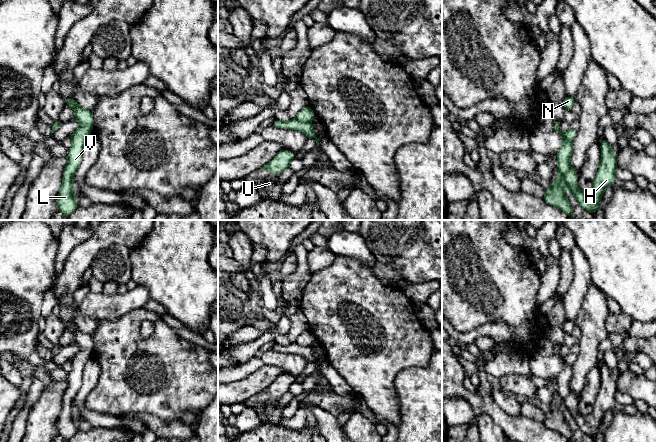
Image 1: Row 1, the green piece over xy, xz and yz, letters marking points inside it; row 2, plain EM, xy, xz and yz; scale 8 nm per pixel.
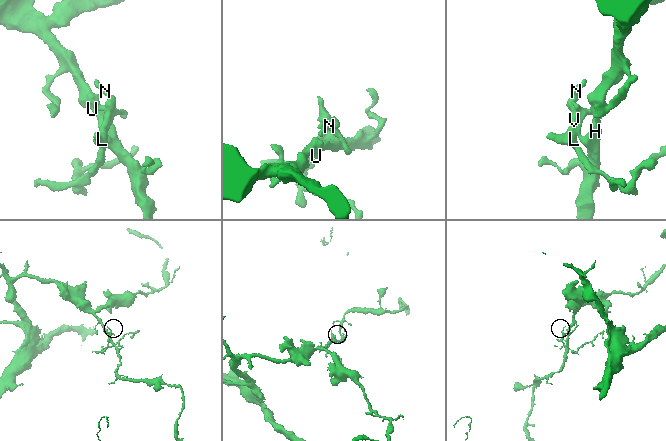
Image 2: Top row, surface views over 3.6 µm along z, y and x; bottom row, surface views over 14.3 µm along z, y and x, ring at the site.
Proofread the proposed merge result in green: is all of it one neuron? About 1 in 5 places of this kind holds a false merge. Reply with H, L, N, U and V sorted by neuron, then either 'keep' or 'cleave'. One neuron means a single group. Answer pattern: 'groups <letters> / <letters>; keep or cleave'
groups H U / L N V; cleave

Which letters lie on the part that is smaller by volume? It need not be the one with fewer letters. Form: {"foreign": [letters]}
{"foreign": ["L", "N", "V"]}

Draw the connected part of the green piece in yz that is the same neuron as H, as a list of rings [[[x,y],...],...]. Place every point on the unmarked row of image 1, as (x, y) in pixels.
[[[604,362],[601,367],[601,385],[594,409],[588,415],[581,415],[577,410],[578,396],[571,392],[564,403],[566,410],[572,415],[575,423],[586,435],[594,438],[601,426],[604,414],[616,405],[616,376]]]

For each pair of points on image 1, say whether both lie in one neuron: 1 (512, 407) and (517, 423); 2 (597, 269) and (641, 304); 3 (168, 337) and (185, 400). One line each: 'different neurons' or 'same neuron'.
1: different neurons
2: same neuron
3: same neuron

